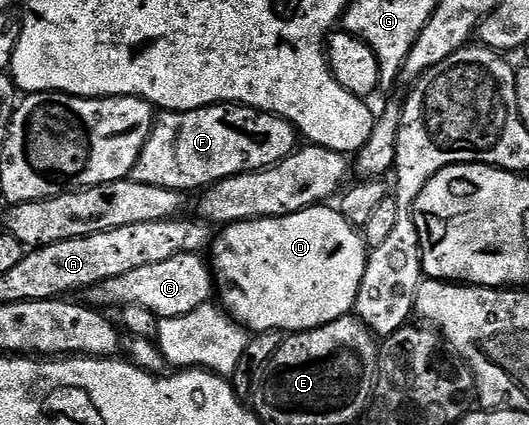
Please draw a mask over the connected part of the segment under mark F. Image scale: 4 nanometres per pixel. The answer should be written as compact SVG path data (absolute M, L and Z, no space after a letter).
M219 104L185 112L162 112L157 115L148 140L136 160L132 177L140 184L156 184L160 188L198 192L225 178L246 174L249 170L267 170L269 166L283 162L299 146L300 135L292 123L277 118L275 114L254 110L251 106Z

